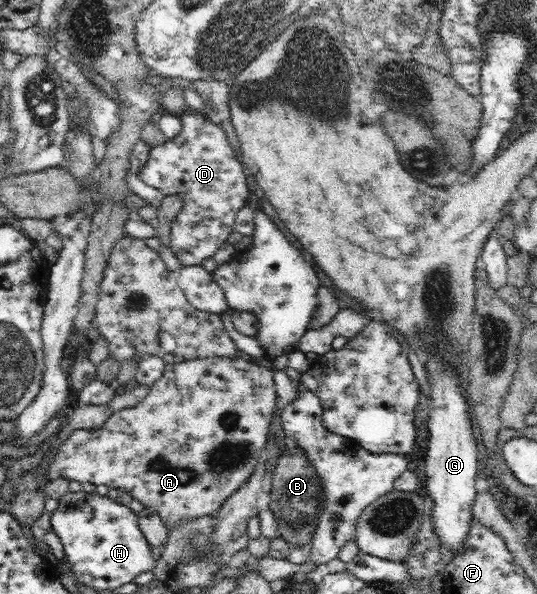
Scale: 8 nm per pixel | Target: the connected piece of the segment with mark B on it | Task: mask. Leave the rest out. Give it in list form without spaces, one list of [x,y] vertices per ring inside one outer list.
[[[295,445],[293,450],[286,447],[286,453],[280,456],[278,465],[274,468],[269,508],[276,517],[279,536],[290,545],[311,544],[316,527],[319,525],[319,516],[322,514],[326,497],[321,475],[316,470],[316,466],[306,457],[304,450]]]

